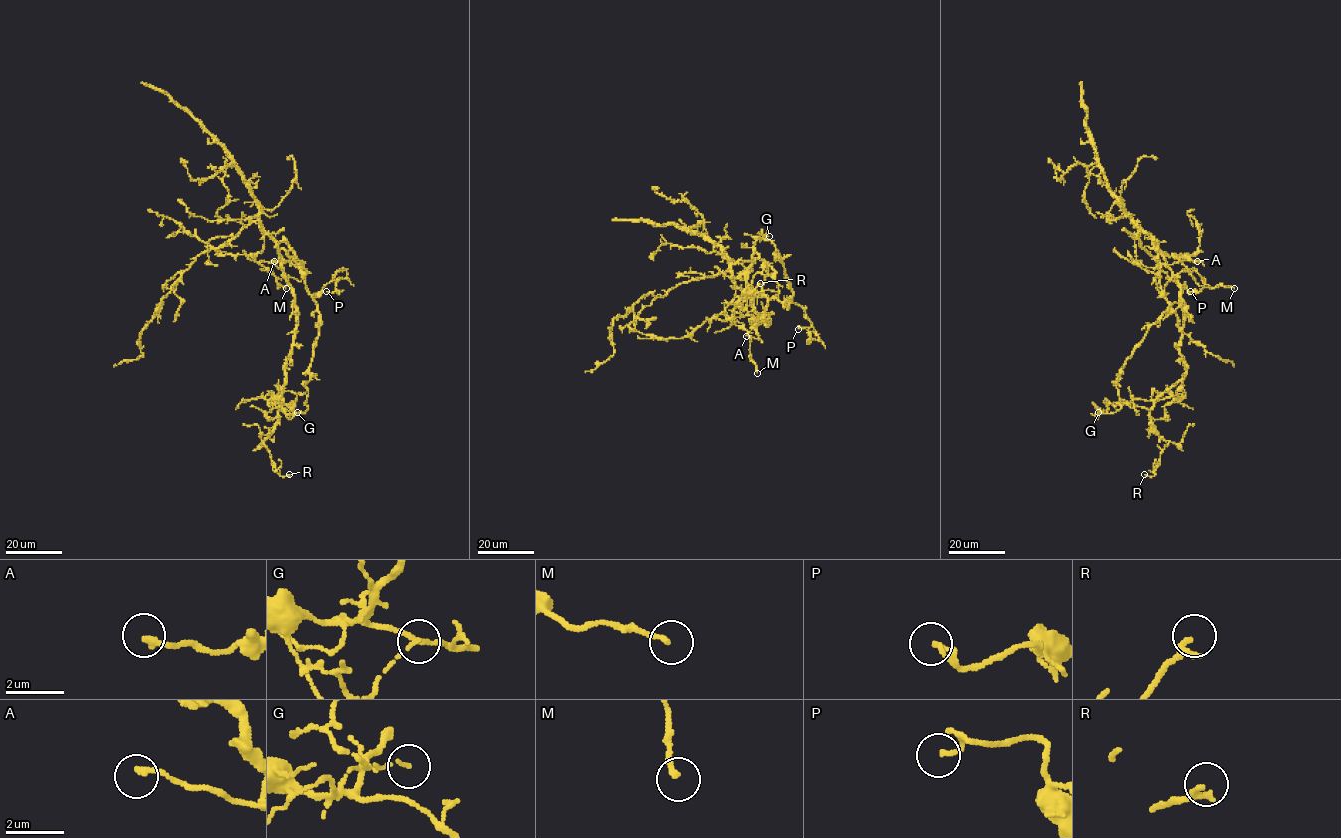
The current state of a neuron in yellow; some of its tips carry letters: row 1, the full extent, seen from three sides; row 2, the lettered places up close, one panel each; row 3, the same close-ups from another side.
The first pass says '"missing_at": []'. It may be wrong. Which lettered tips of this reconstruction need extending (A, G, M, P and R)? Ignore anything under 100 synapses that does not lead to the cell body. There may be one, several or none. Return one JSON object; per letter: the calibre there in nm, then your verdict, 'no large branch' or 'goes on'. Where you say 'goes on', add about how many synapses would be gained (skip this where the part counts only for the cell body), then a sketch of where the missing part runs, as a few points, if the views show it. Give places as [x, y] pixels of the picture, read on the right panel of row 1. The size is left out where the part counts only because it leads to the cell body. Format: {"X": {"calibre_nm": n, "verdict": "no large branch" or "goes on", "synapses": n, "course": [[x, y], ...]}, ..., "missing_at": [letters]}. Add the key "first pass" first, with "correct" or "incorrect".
{"first pass": "correct", "A": {"calibre_nm": 200, "verdict": "no large branch"}, "G": {"calibre_nm": 70, "verdict": "no large branch"}, "M": {"calibre_nm": 190, "verdict": "no large branch"}, "P": {"calibre_nm": 150, "verdict": "no large branch"}, "R": {"calibre_nm": 240, "verdict": "no large branch"}, "missing_at": []}

